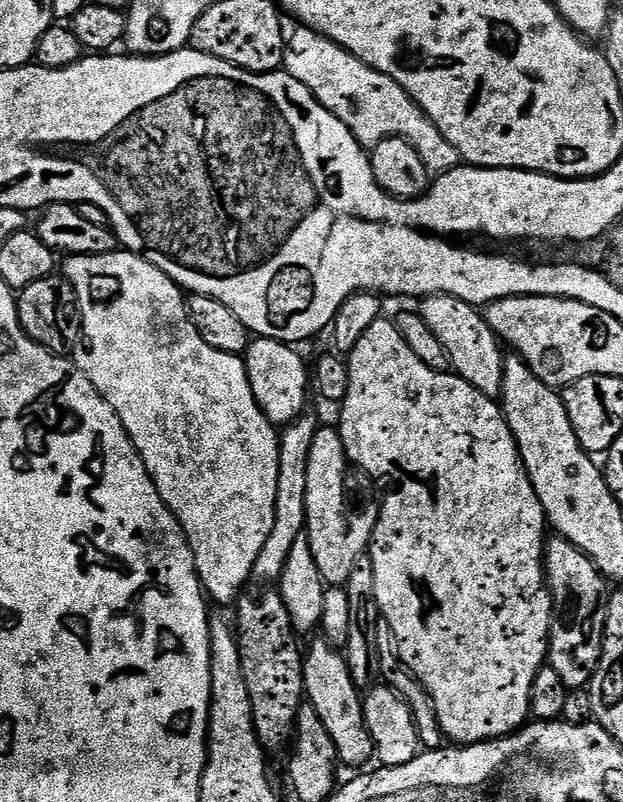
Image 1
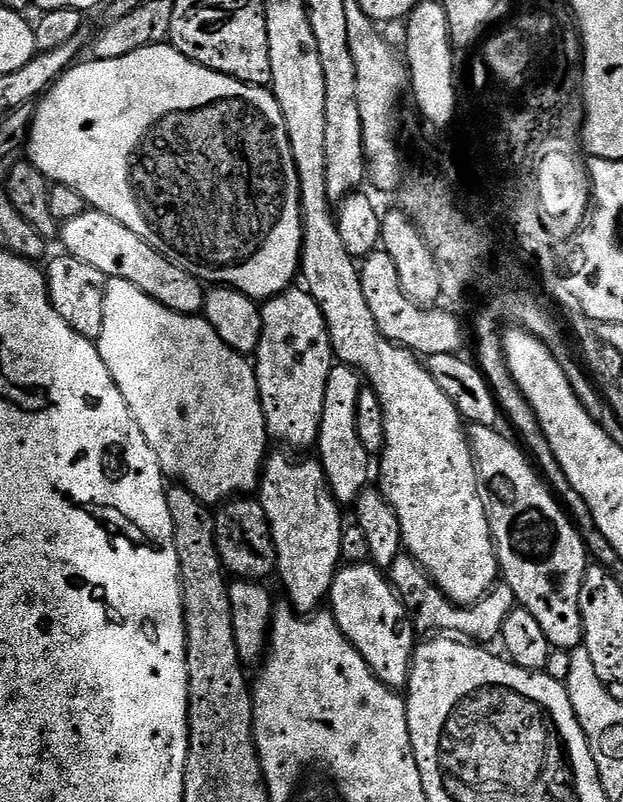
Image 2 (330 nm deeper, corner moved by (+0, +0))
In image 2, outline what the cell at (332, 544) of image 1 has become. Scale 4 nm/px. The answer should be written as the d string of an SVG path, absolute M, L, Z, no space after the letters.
M337 363L330 370L330 378L326 378L326 402L322 402L318 459L324 468L336 503L341 506L355 505L356 499L370 484L368 480L370 457L366 446L362 446L362 441L358 438L358 425L354 422L354 414L358 410L358 394L361 389L362 377L349 364Z

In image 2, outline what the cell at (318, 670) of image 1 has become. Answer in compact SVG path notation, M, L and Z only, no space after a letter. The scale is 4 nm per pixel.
M273 451L264 461L264 470L258 485L258 499L260 505L266 510L266 518L270 522L270 530L276 547L276 572L284 583L284 592L288 595L287 603L295 608L297 613L311 614L321 607L341 567L340 551L346 520L340 517L341 505L336 503L319 459L299 460L296 457L299 455L291 451L276 451L280 452Z

